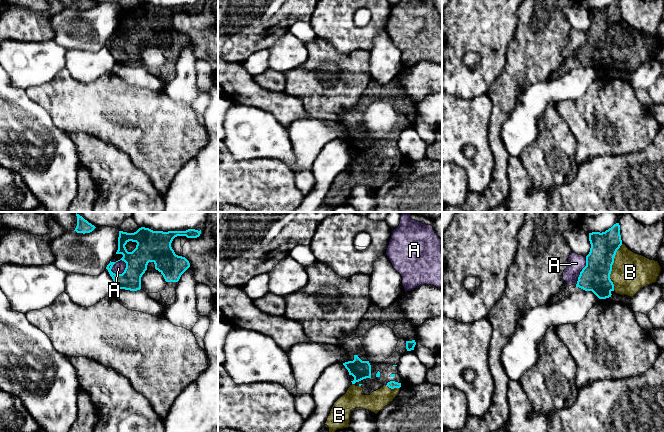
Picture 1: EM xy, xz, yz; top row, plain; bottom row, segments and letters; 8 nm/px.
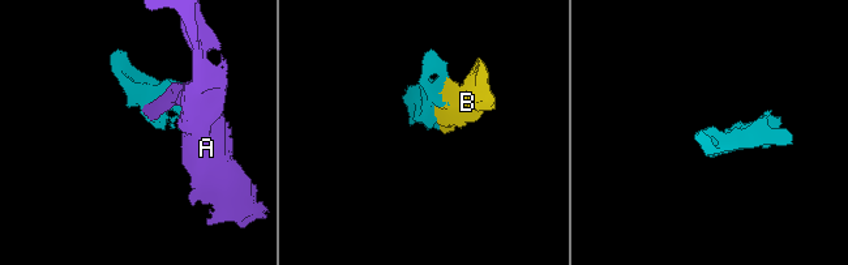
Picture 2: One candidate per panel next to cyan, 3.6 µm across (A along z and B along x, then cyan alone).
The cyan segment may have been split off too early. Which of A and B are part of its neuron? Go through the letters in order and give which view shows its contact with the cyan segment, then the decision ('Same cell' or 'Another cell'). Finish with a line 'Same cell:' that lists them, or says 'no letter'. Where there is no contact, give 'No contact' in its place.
A: Touches cyan in xy. Another cell
B: Touches cyan in yz. Same cell
Same cell: B

